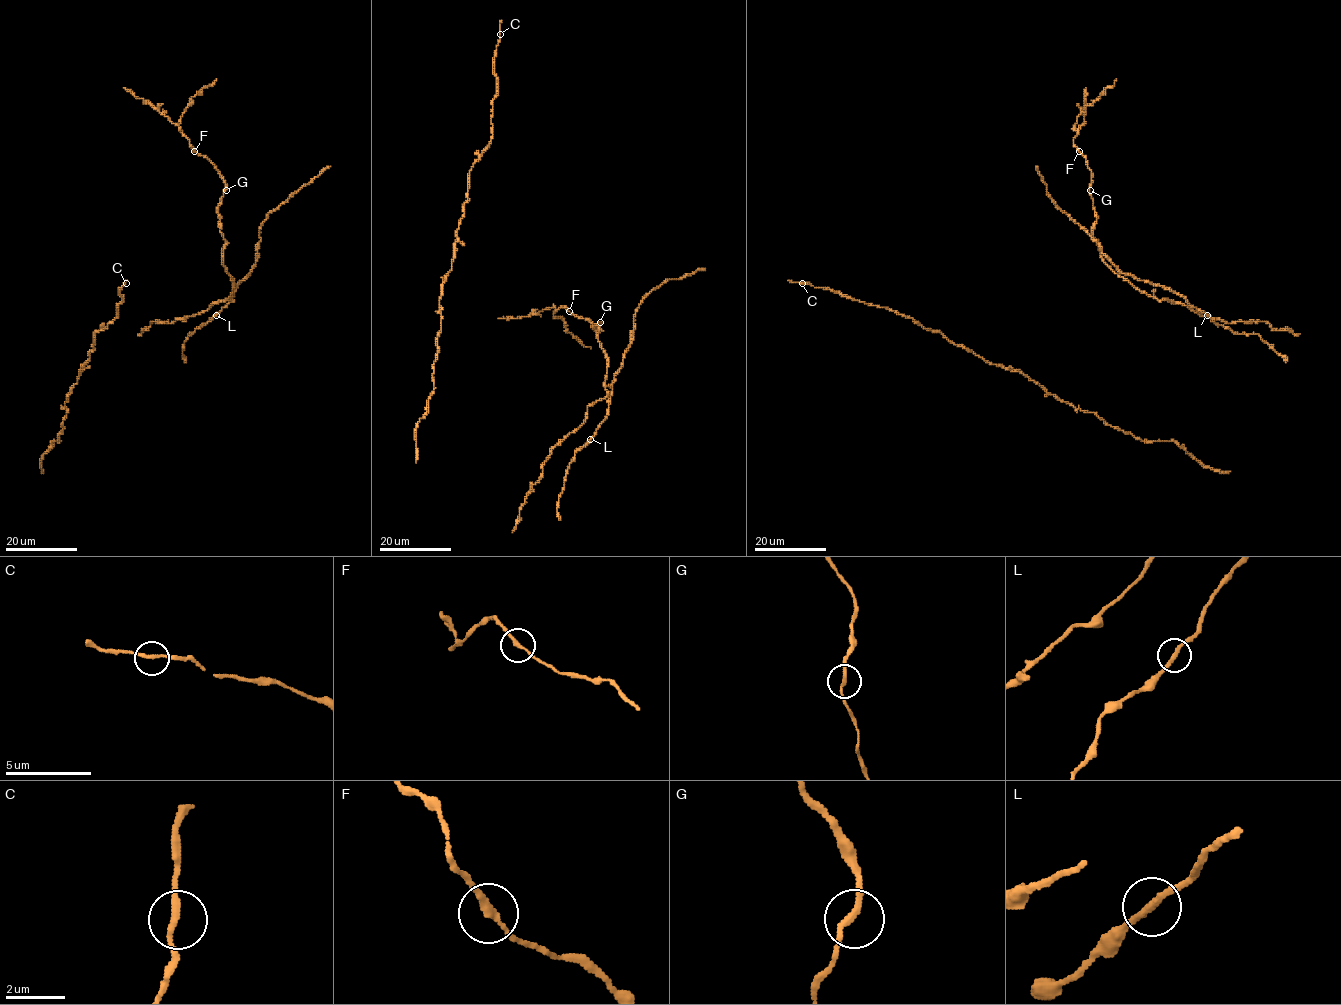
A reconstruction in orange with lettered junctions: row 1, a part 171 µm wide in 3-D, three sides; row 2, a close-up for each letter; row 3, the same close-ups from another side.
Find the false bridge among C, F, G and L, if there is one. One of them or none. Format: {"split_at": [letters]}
{"split_at": []}

